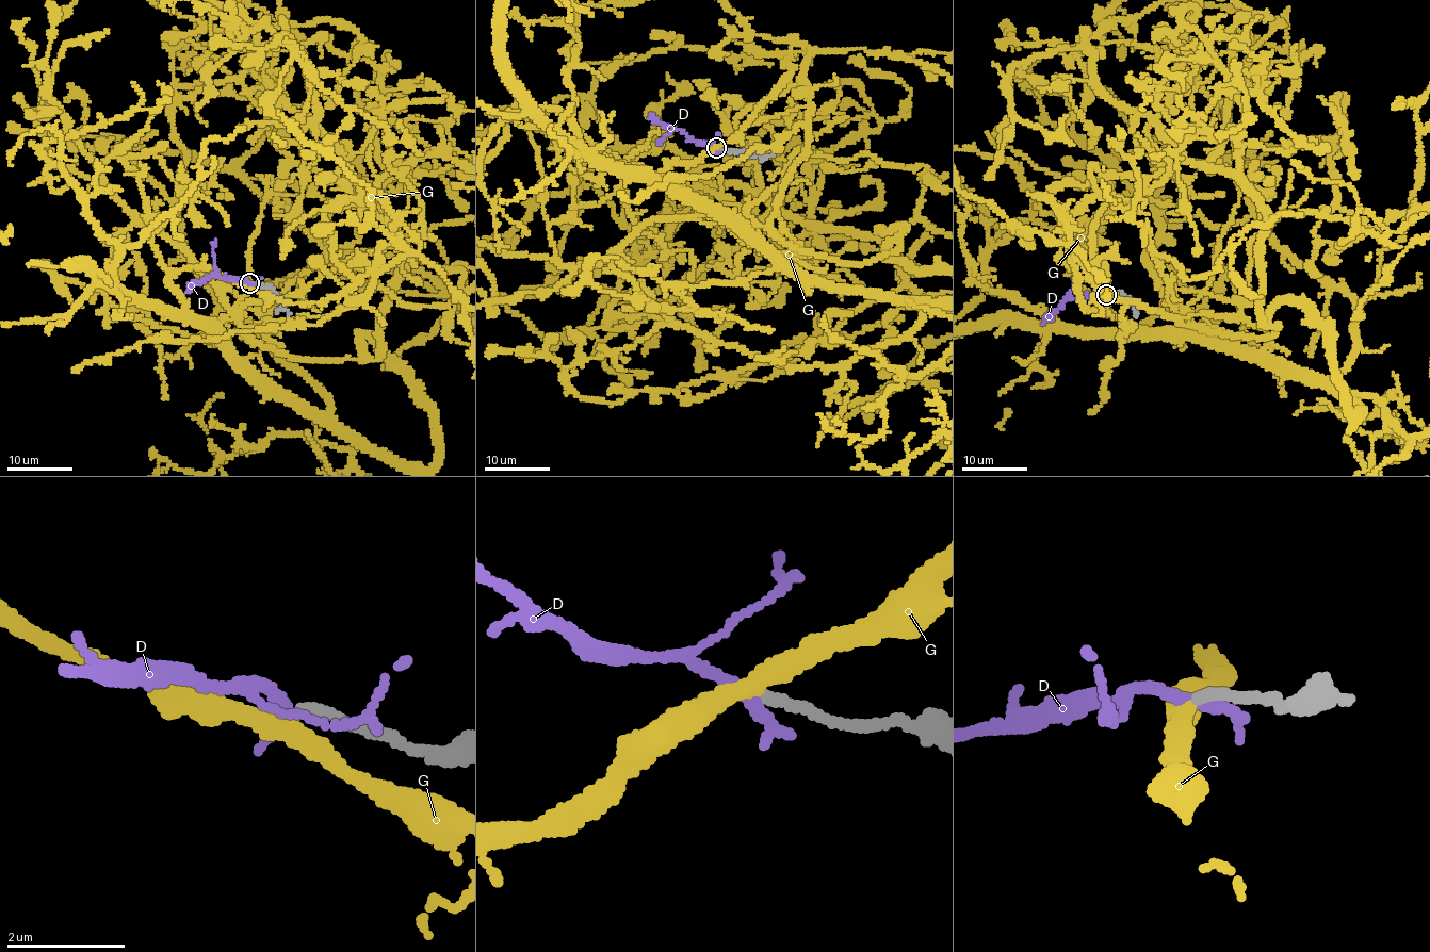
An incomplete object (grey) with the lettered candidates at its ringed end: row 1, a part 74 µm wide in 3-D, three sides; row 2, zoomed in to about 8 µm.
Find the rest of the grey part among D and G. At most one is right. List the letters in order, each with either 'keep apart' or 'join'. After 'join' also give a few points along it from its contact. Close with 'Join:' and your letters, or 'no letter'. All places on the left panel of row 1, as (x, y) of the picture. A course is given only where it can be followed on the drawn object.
D: keep apart
G: join
Join: G

